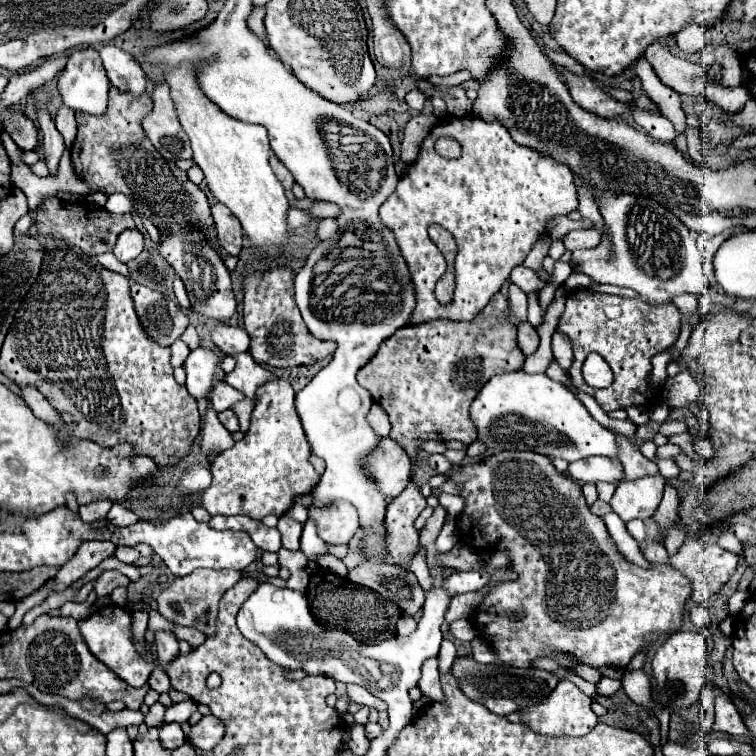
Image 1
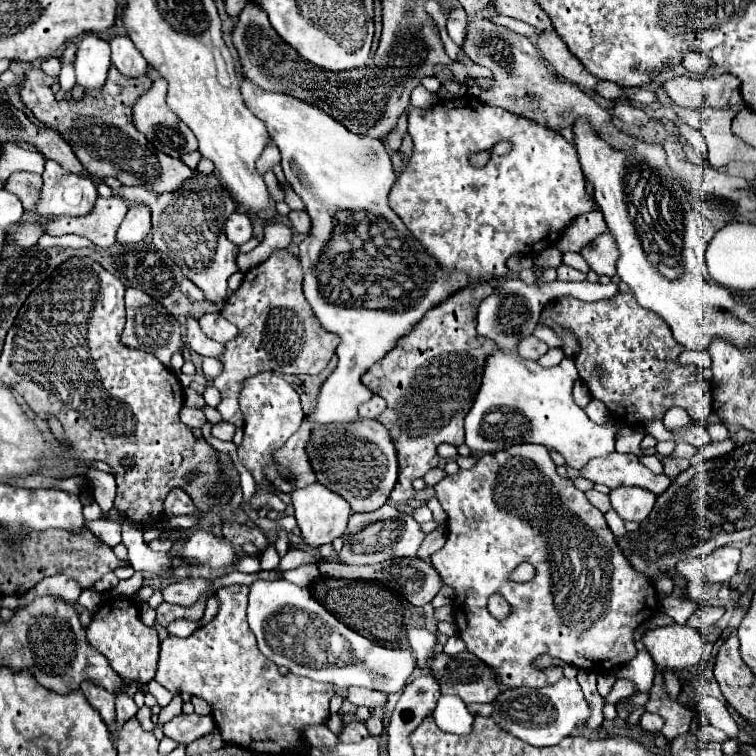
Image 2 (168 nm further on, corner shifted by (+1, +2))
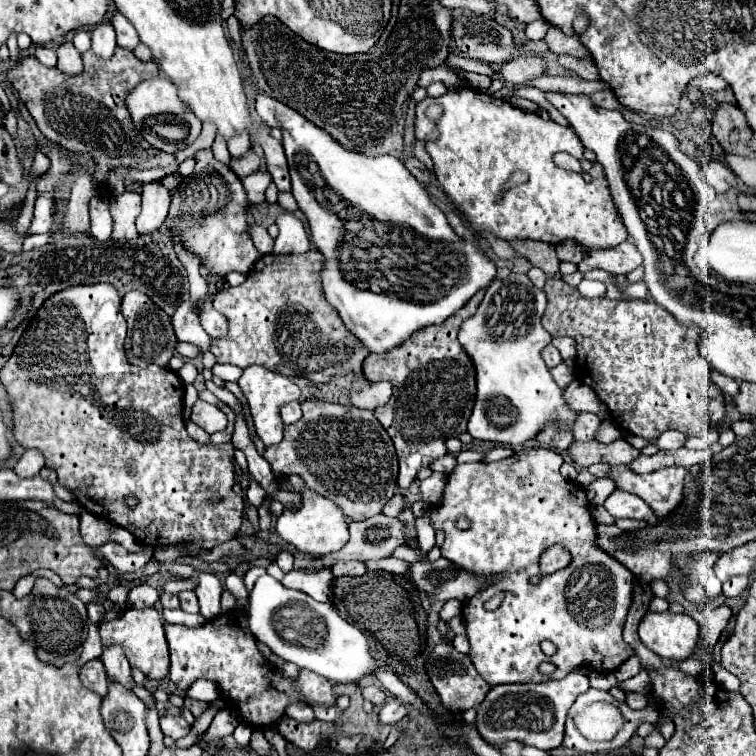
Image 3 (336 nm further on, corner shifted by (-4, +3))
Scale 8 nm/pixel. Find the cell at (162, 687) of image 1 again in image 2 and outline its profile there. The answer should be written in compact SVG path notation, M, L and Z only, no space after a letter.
M151 681L151 683L147 685L147 691L157 699L157 703L159 703L161 707L165 707L165 705L171 701L171 697L173 697L173 695L171 695L167 689L163 689L157 681Z

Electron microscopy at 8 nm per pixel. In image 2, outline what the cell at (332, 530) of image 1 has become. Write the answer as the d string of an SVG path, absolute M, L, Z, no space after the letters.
M315 481L303 489L295 489L295 493L291 493L291 499L293 499L293 509L295 509L295 519L301 529L301 537L305 539L307 545L319 547L325 543L333 543L337 537L345 533L347 521L353 511L351 511L351 505L347 505L347 501L341 495L329 491L327 487Z

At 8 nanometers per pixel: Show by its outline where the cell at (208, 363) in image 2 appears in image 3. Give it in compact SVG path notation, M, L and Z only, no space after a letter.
M216 364L216 366L212 368L212 374L220 376L220 378L222 378L222 380L226 380L226 382L238 382L238 378L240 378L240 374L242 374L242 370L240 370L238 366Z

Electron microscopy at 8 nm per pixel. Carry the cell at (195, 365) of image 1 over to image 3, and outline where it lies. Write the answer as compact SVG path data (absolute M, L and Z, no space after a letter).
M186 362L186 364L178 370L178 376L182 378L184 384L192 384L194 378L196 378L196 374L198 374L198 372L196 372L196 366L194 366L192 362Z

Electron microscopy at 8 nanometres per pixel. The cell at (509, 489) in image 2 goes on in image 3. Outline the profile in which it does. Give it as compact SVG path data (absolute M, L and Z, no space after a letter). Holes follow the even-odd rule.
M528 448L500 462L458 464L446 478L440 504L426 512L434 530L442 530L446 534L442 546L444 558L478 576L504 574L498 584L486 588L476 598L470 598L470 602L464 602L462 610L466 632L470 638L470 660L476 666L478 674L492 686L564 678L574 666L586 666L596 672L614 672L634 654L632 646L622 640L624 620L632 604L634 576L620 562L612 560L612 556L596 548L596 522L590 514L592 506L586 498L586 490L580 484L562 478L562 462L564 460L556 450ZM460 516L466 516L472 522L470 530L458 530L454 526L456 518ZM552 544L564 544L572 552L572 564L554 574L540 576L538 558ZM532 576L540 576L540 582L530 584L528 580ZM496 592L504 592L504 602L498 610L486 612L482 604L490 600L490 596L494 596ZM542 640L552 640L558 646L558 652L554 656L546 656L540 650ZM542 662L552 662L556 670L550 676L540 674L538 666Z

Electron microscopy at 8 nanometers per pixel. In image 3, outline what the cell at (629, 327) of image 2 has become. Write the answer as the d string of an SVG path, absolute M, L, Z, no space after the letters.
M548 278L544 292L548 296L542 326L552 336L570 336L576 340L576 380L590 386L596 396L608 406L614 420L636 436L656 440L664 430L680 430L684 434L698 434L704 428L714 428L724 416L724 394L710 378L710 364L698 352L700 330L696 326L680 324L668 310L656 302L644 300L610 300L584 298L578 288L568 286L560 278Z

